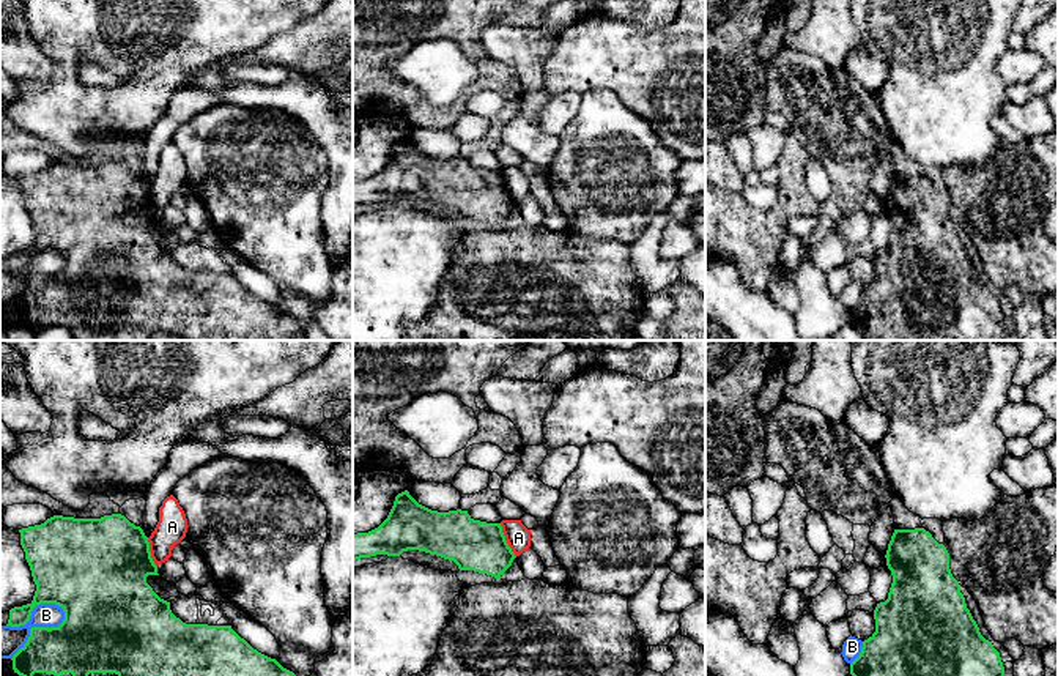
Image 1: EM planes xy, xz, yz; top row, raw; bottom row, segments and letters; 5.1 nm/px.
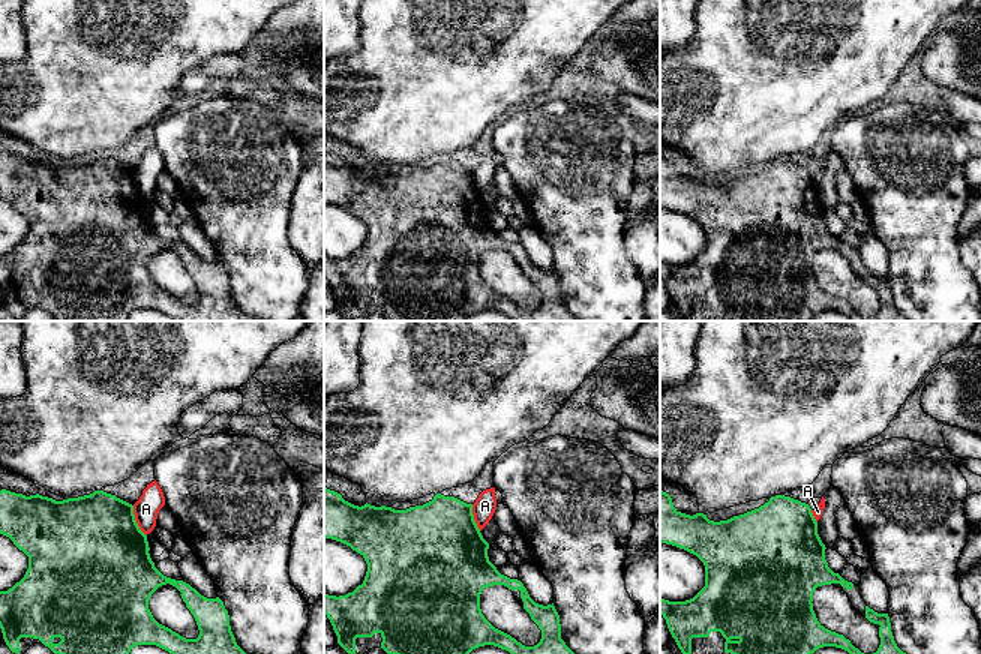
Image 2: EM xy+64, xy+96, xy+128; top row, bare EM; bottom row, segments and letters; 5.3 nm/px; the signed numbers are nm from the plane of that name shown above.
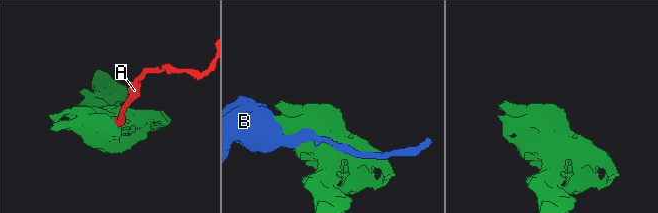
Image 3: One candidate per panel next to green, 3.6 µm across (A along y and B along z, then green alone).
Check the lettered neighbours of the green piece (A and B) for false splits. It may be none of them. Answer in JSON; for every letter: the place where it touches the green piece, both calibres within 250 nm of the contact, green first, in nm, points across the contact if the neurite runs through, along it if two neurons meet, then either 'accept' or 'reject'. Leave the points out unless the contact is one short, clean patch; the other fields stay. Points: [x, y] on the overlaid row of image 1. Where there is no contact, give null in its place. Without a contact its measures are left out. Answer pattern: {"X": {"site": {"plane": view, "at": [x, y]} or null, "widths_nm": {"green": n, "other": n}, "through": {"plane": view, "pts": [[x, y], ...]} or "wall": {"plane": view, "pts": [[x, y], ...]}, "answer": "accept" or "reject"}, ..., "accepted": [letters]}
{"A": {"site": {"plane": "xz", "at": [506, 541]}, "widths_nm": {"green": 260, "other": 130}, "wall": {"plane": "xz", "pts": [[499, 523], [504, 539], [515, 557]]}, "answer": "reject"}, "B": {"site": {"plane": "xy", "at": [38, 627]}, "widths_nm": {"green": 320, "other": 180}, "answer": "reject"}, "accepted": []}

